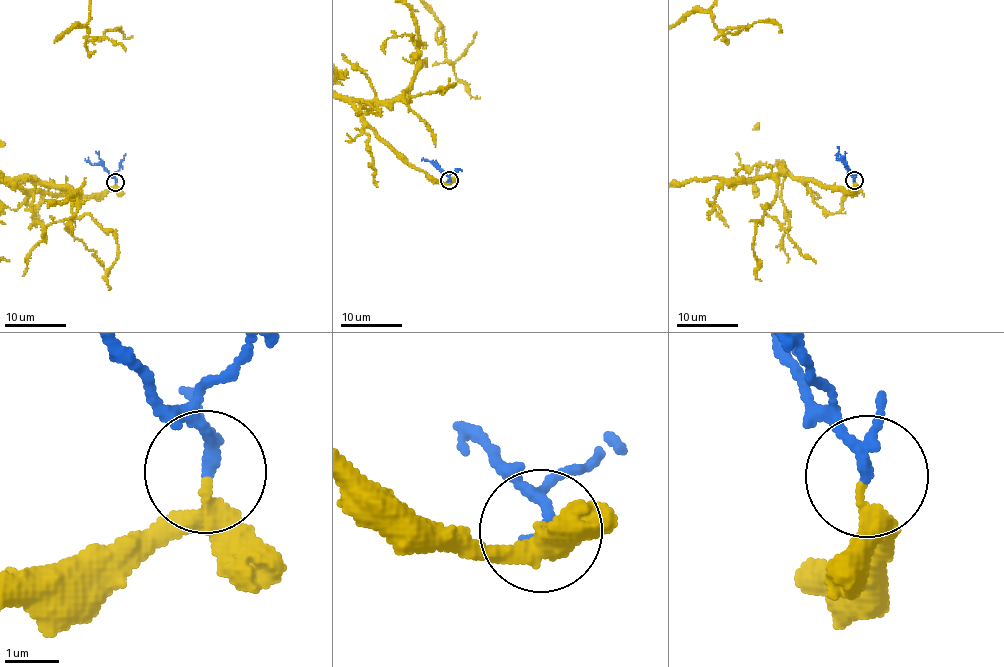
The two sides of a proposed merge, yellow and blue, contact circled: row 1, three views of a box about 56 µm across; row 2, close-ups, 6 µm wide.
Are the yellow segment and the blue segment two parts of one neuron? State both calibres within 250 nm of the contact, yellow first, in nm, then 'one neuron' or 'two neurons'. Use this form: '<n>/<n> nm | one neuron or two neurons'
200/170 nm | one neuron

